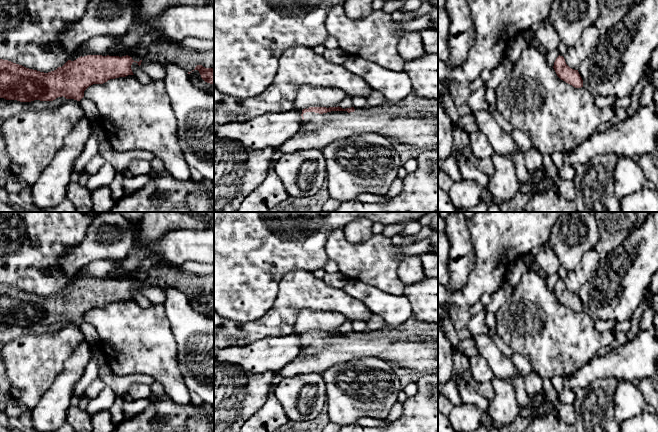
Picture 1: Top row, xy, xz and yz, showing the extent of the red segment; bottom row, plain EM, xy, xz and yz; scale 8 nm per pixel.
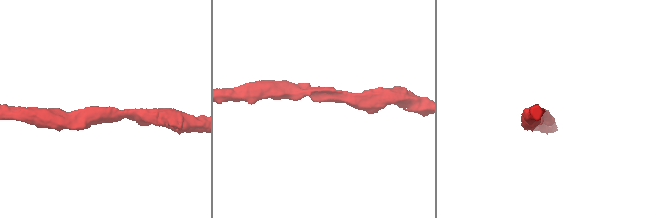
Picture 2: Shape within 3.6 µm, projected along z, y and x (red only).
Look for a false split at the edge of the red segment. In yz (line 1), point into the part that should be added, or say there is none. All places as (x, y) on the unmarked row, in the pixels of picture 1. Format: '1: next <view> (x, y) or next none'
1: next yz (562, 272)

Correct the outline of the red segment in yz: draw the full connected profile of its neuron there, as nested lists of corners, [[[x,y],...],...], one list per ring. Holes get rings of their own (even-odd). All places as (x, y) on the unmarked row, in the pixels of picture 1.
[[[559,267],[559,280],[556,282],[553,292],[561,304],[575,312],[581,312],[583,311],[583,304],[578,294],[570,292],[565,286],[564,280],[567,276],[567,272],[568,271],[564,267]]]

